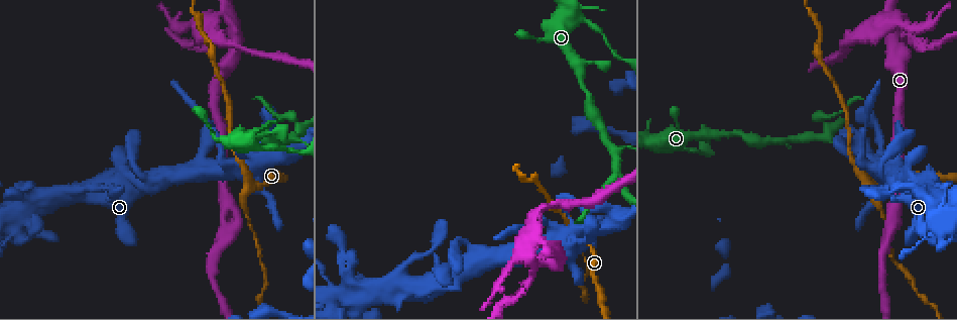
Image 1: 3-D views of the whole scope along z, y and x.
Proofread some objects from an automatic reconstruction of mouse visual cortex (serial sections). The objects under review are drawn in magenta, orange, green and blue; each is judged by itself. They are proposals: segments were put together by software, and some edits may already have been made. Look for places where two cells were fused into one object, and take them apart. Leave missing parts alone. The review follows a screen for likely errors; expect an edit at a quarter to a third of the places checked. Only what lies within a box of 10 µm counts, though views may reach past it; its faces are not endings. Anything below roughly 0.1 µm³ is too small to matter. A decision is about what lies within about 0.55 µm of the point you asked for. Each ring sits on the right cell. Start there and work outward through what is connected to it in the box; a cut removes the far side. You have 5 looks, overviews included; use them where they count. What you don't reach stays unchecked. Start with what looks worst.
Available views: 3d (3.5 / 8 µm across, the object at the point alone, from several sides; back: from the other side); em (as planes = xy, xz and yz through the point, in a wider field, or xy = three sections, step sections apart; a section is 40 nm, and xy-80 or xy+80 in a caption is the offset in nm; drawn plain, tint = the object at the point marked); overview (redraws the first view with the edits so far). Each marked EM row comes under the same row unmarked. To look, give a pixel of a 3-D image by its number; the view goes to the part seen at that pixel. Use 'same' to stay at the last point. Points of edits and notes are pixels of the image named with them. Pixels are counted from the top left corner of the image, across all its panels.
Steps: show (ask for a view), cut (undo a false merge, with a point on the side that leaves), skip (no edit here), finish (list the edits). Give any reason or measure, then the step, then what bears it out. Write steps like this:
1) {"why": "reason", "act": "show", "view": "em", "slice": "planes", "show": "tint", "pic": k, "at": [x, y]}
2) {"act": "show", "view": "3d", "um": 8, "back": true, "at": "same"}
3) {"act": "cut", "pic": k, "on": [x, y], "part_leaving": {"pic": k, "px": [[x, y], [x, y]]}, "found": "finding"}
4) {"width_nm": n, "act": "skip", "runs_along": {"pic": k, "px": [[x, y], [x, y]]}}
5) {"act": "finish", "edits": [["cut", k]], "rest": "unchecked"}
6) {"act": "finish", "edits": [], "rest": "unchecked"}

{"act": "show", "view": "3d", "um": 3.5, "pic": 1, "at": [216, 18]}

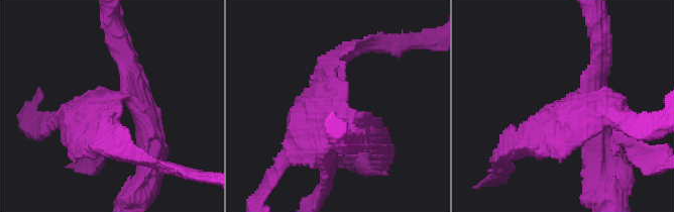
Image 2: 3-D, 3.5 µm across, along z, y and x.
{"why": "need the tissue", "act": "show", "view": "em", "slice": "xy", "step": 5, "show": "tint", "pic": 2, "at": [332, 110]}

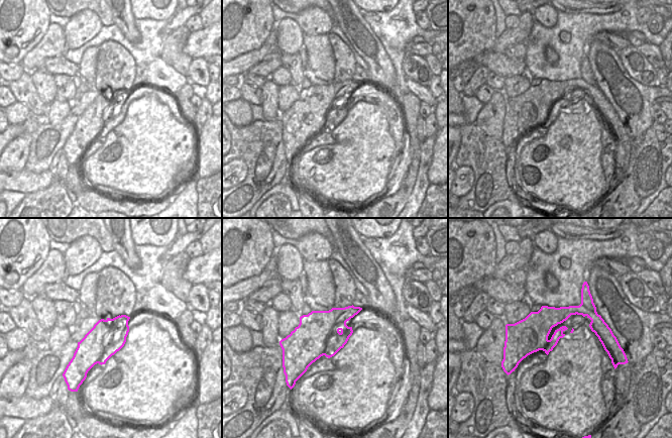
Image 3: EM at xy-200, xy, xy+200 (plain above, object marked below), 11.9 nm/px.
{"why": "another direction", "act": "show", "view": "em", "slice": "xy", "step": 2, "show": "tint", "at": "same"}

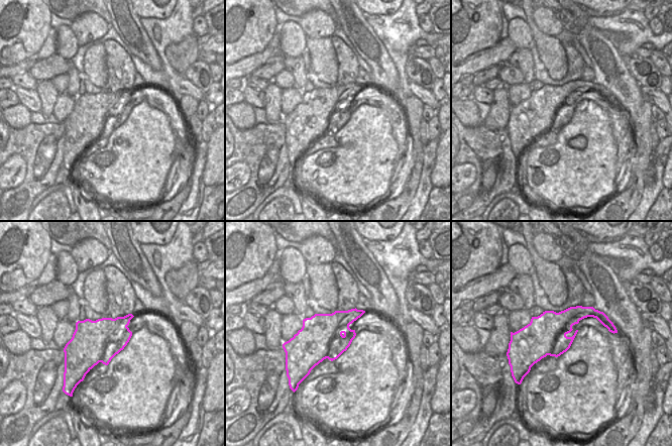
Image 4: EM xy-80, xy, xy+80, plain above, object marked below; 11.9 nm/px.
{"act": "cut", "pic": 2, "on": [553, 111], "part_leaving": {"pic": 2, "px": [[578, 95], [514, 147]]}, "found": "a second cell is stuck on"}

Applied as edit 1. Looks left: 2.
{"why": "thick turns thin", "act": "show", "view": "3d", "um": 3.5, "pic": 1, "at": [33, 199]}

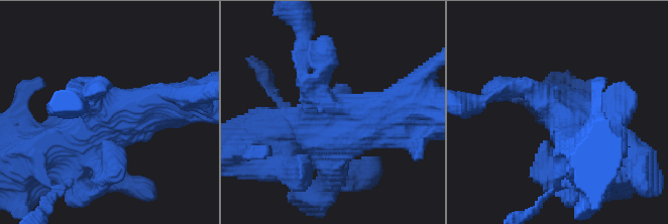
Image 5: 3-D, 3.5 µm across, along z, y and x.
{"act": "show", "view": "em", "slice": "xy", "step": 3, "show": "tint", "pic": 5, "at": [106, 111]}

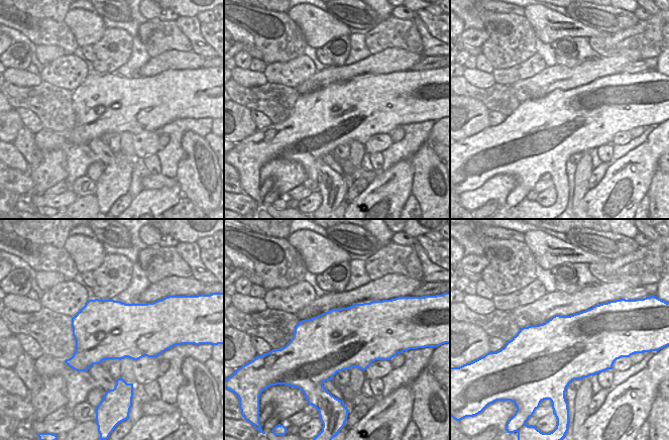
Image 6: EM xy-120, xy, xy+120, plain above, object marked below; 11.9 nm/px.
{"act": "skip", "runs_along": {"pic": 5, "px": [[177, 103], [96, 125], [68, 162]]}, "found": "all the same cell"}

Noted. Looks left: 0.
{"act": "finish", "edits": [["cut", 2]], "rest": "unchecked"}

